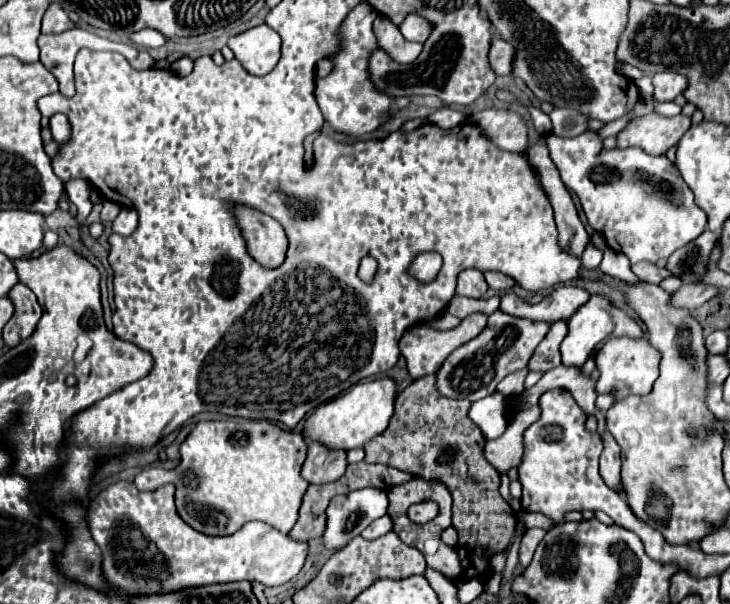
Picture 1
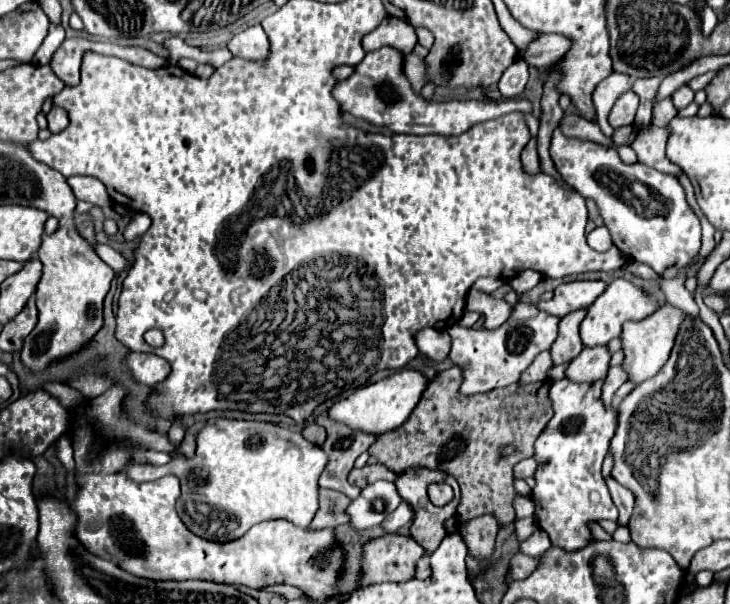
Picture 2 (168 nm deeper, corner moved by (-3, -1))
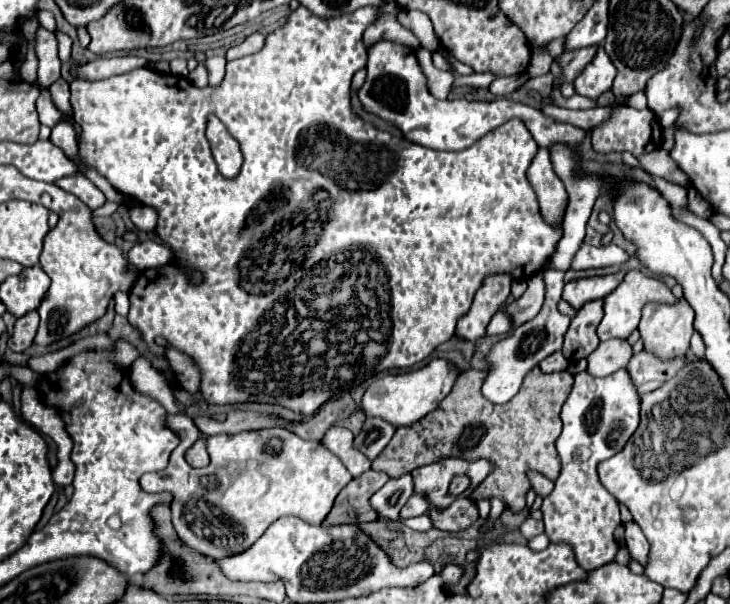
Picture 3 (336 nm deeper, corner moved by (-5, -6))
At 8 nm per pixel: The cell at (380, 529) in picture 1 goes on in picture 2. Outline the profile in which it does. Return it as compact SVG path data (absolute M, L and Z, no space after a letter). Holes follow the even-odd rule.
M401 502L401 506L395 512L391 512L387 516L387 520L383 520L383 528L387 532L397 532L401 526L405 526L411 520L413 520L413 508L411 508L411 504Z

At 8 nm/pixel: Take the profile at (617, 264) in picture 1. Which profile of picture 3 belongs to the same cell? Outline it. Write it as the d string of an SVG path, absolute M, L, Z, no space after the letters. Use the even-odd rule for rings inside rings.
M697 331L692 335L690 349L697 359L705 359L705 344L701 335Z

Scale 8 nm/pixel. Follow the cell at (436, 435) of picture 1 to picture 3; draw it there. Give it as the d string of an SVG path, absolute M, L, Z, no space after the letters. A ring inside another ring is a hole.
M535 367L525 377L525 381L523 381L519 393L513 397L513 401L507 401L505 405L495 405L481 395L483 379L485 379L485 371L467 369L467 371L459 373L451 393L437 405L437 409L433 409L433 413L427 413L425 419L421 419L409 427L399 427L395 431L389 445L373 461L373 471L383 471L389 477L401 477L401 475L411 473L413 469L417 469L421 465L429 465L429 463L441 461L445 457L461 457L467 461L487 459L487 461L493 461L493 473L489 473L489 477L481 485L475 487L475 491L471 493L471 499L481 501L481 499L497 497L497 499L505 501L505 505L513 513L523 511L525 509L525 493L531 489L531 485L525 477L525 471L527 469L539 471L545 477L549 477L551 481L559 475L559 457L555 451L555 439L561 433L561 419L559 419L561 405L567 399L573 381L571 381L571 375L567 371L545 375L539 367Z

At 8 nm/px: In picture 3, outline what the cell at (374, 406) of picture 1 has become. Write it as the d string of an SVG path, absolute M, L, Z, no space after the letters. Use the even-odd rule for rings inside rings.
M433 359L425 367L409 373L385 375L367 387L361 399L361 411L365 417L381 417L383 421L389 421L389 425L393 427L413 425L439 405L439 401L451 391L455 379L457 369L449 365L445 359Z

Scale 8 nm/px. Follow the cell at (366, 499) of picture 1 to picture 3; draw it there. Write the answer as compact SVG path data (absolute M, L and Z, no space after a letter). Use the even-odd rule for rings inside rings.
M407 473L397 479L389 479L381 491L373 493L369 503L373 505L373 509L379 517L399 519L399 511L411 495L413 495L413 479Z

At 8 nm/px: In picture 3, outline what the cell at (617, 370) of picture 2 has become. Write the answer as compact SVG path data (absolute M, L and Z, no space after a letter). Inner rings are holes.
M641 351L641 353L631 357L631 361L627 365L627 373L629 373L633 385L643 385L643 383L653 381L653 379L667 381L685 365L685 361L689 361L689 357L677 357L673 361L661 361L655 355Z

